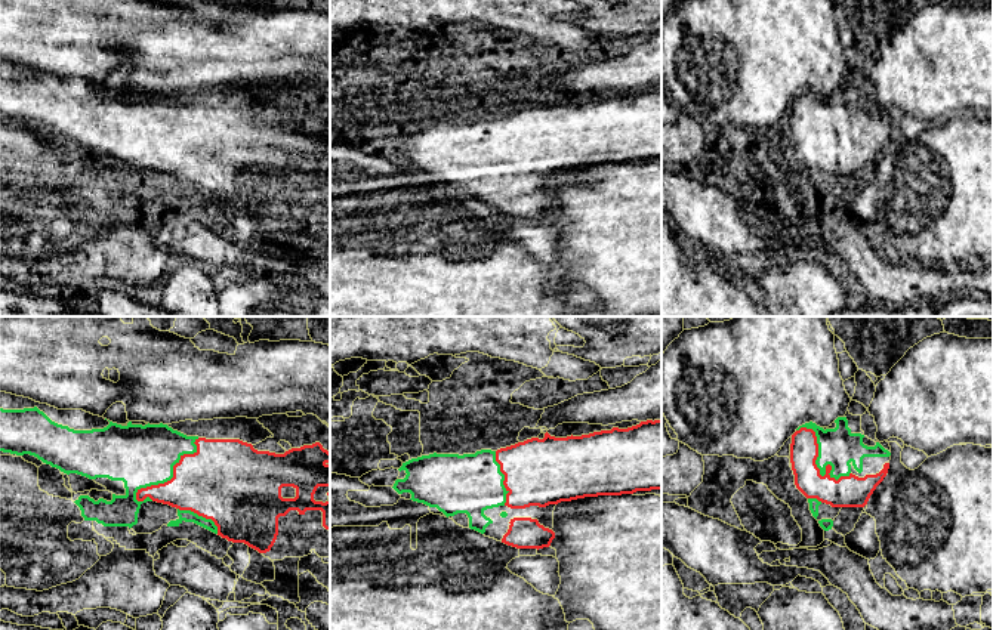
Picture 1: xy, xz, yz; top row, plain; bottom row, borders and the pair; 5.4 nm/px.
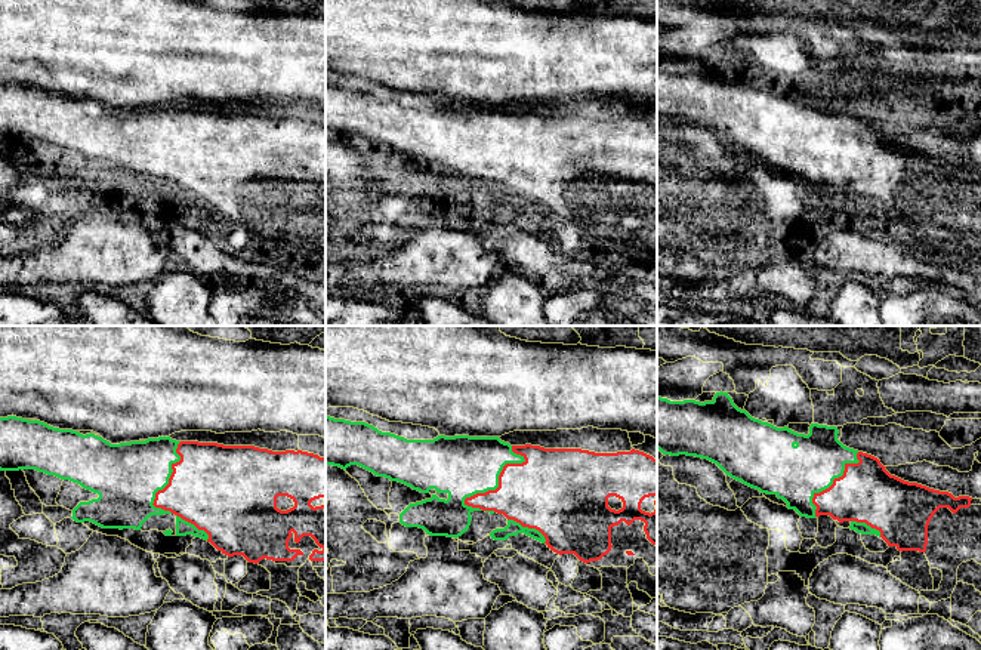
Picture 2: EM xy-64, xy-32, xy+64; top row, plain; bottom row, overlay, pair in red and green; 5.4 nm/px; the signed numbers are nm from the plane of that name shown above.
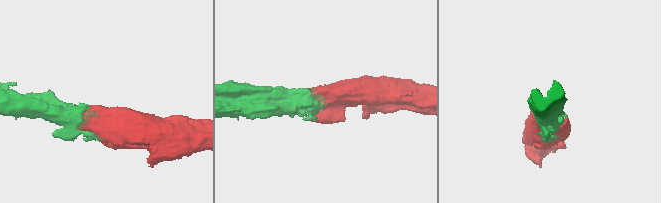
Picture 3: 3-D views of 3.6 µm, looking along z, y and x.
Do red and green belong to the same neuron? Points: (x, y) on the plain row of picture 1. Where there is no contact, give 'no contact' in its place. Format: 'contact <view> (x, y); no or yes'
contact xy (173, 144); yes

